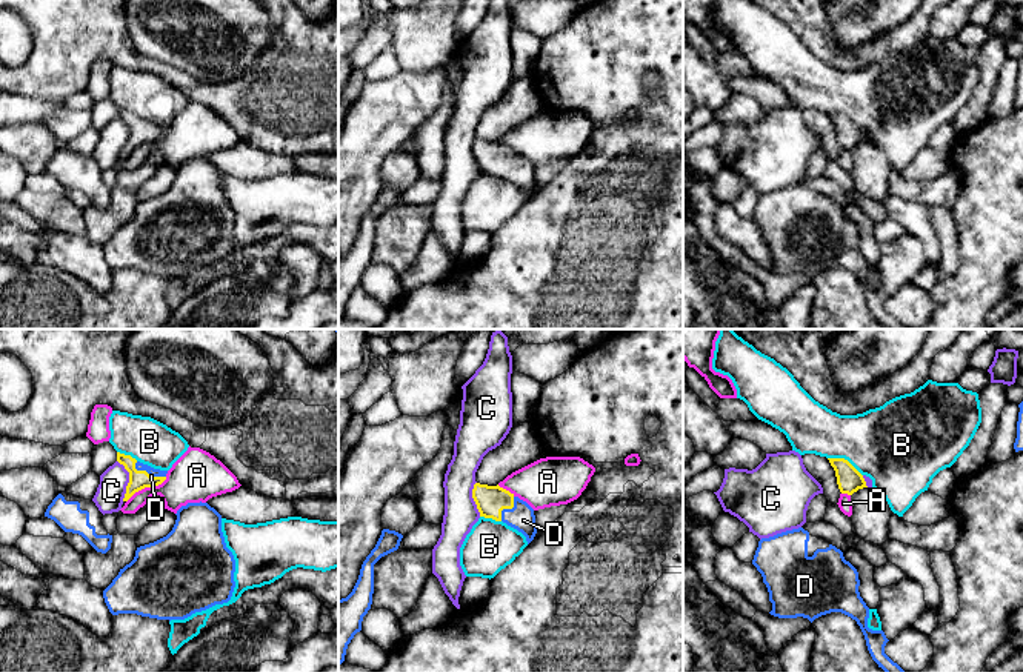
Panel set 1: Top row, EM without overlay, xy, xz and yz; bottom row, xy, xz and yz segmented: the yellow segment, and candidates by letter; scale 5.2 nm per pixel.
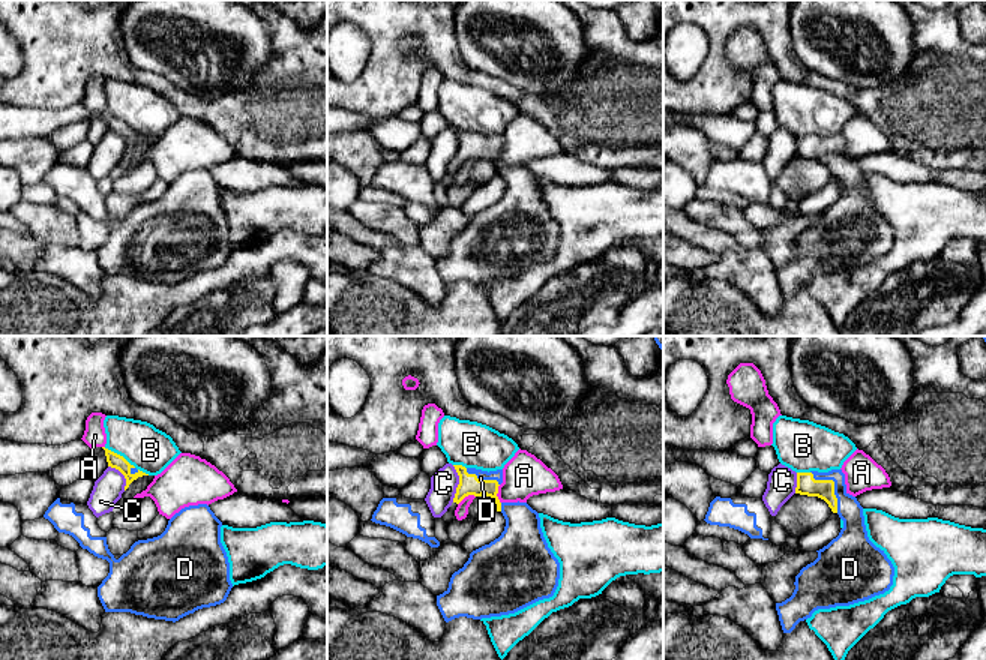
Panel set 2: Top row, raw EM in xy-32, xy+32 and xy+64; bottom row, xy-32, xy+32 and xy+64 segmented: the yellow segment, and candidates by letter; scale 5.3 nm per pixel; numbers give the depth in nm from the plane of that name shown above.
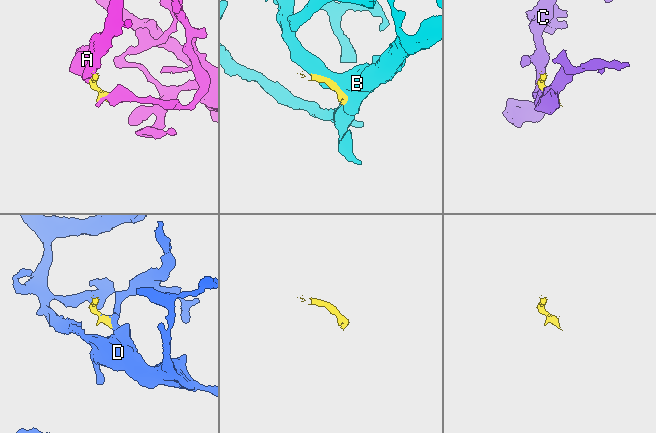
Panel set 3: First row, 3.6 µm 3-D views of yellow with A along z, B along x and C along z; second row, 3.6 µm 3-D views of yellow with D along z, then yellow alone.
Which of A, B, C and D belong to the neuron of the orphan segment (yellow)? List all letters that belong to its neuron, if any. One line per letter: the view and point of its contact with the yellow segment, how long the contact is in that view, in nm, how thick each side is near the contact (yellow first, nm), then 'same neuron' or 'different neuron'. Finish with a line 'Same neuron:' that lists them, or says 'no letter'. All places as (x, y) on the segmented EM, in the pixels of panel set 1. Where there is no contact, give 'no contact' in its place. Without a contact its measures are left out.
A: meets yellow in xy at (146, 486); contact 260 nm long; 100 nm thick on the yellow side, 260 nm on the other; different neuron
B: meets yellow in yz at (843, 459); contact 200 nm long; 140 nm thick on the yellow side, 400 nm on the other; different neuron
C: meets yellow in xy at (129, 480); contact 220 nm long; 100 nm thick on the yellow side, 150 nm on the other; different neuron
D: meets yellow in xy at (146, 472); contact 180 nm long; 100 nm thick on the yellow side, 50 nm on the other; same neuron
Same neuron: D

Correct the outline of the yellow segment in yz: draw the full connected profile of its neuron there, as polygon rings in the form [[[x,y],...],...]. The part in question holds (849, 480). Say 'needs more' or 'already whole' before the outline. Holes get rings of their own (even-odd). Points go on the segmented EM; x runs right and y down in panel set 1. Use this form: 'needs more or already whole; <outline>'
already whole; [[[828,458],[835,471],[837,484],[841,494],[852,495],[868,487],[863,475],[845,458]]]

